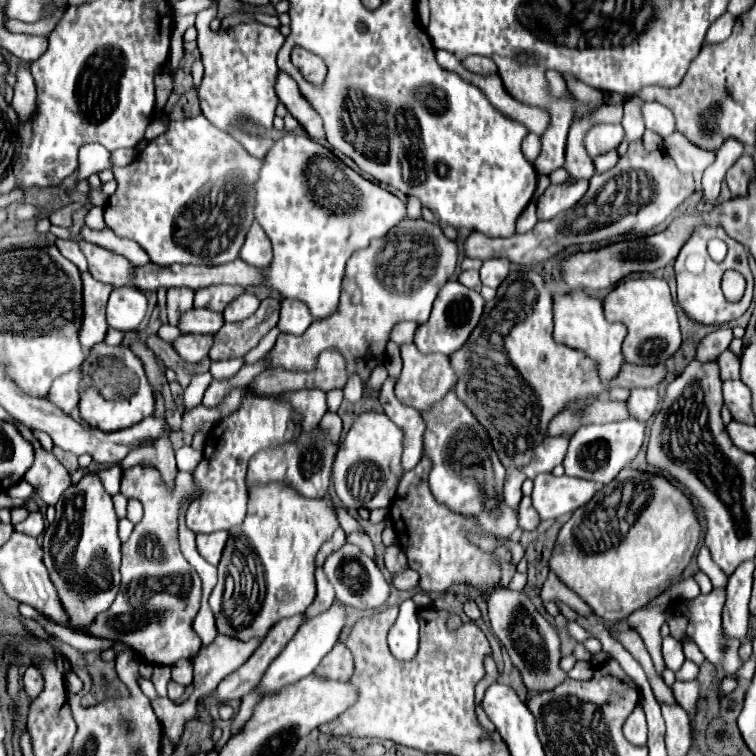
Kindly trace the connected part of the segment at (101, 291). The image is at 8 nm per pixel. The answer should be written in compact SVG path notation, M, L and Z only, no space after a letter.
M90 272L82 274L84 284L84 320L80 330L80 344L84 350L104 342L108 332L108 322L104 316L104 308L108 304L108 296L112 294L110 284L102 284L92 278Z

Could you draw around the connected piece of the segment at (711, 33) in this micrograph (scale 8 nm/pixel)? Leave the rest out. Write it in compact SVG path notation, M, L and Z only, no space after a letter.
M728 12L722 14L710 28L708 28L708 34L706 34L706 42L708 44L716 44L716 42L722 42L730 36L732 32L732 26L734 26L734 16L730 16Z

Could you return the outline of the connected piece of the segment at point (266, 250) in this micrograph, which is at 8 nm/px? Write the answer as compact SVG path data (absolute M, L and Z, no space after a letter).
M254 222L250 226L250 230L246 234L246 240L244 240L244 246L240 250L240 258L246 264L256 266L256 268L264 268L264 266L270 264L270 260L272 260L272 246L270 246L268 236L260 228L260 224Z

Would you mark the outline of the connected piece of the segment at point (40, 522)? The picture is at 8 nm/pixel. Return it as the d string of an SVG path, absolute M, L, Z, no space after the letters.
M30 512L30 516L18 524L18 532L28 536L40 536L44 532L44 516L40 512Z

